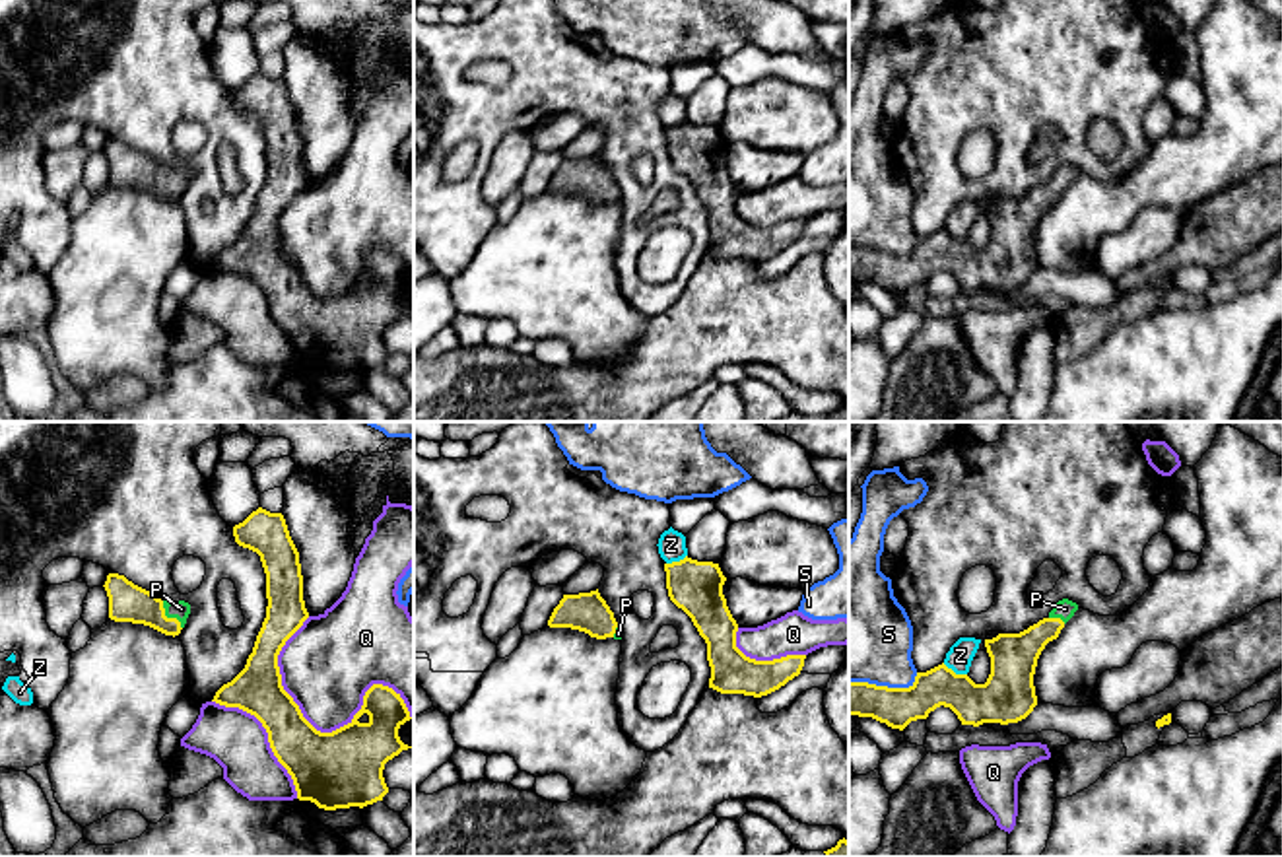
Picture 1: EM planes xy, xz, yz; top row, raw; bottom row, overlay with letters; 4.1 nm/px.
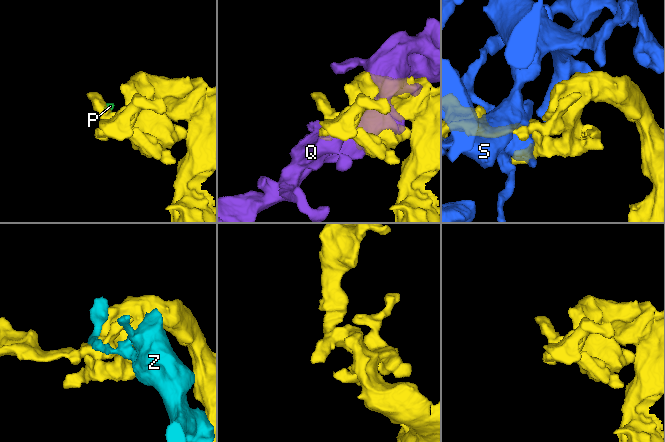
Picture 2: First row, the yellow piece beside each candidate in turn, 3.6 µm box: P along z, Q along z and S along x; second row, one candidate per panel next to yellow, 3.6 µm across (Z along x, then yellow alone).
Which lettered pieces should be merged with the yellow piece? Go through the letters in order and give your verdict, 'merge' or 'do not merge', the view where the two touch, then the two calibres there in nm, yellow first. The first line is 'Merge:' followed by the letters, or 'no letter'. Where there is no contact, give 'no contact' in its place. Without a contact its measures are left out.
Merge: P
P: merge; contact in xy; calibres 160 and 70 nm
Q: do not merge; contact in xy; calibres 320 and 360 nm
S: do not merge; contact in yz; calibres 160 and 400 nm
Z: do not merge; contact in yz; calibres 220 and 110 nm

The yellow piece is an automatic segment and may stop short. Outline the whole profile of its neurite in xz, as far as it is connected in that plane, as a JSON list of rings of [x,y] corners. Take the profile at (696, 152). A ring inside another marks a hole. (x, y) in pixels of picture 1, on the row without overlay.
[[[684,122],[664,128],[670,165],[682,173],[707,208],[709,253],[721,258],[761,262],[800,239],[806,220],[756,225],[736,212],[738,189],[732,183],[719,128]]]

